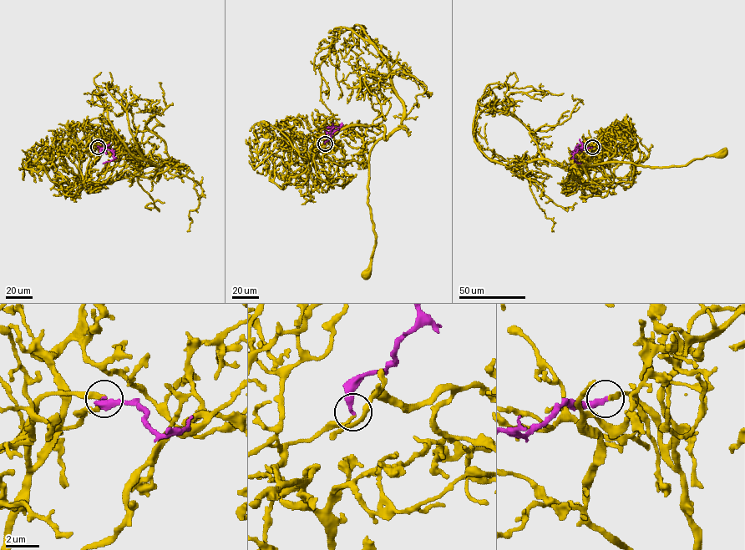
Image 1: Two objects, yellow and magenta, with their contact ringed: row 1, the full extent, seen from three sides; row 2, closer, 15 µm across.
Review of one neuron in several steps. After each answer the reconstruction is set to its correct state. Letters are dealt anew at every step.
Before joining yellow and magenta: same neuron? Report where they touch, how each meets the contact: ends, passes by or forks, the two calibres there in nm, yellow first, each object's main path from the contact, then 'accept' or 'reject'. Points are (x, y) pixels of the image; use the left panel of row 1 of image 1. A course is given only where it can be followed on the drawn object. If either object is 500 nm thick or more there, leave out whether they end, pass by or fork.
at (98, 147); yellow ends there; magenta ends there; 240 nm thick on the yellow side, 320 nm on the other; yellow runs (98, 147), (87, 167), (91, 183), (149, 165), (157, 180), (162, 165), (141, 167), (149, 161), (138, 152); magenta runs (98, 147), (107, 148), (114, 153), (113, 159), (103, 163); accept

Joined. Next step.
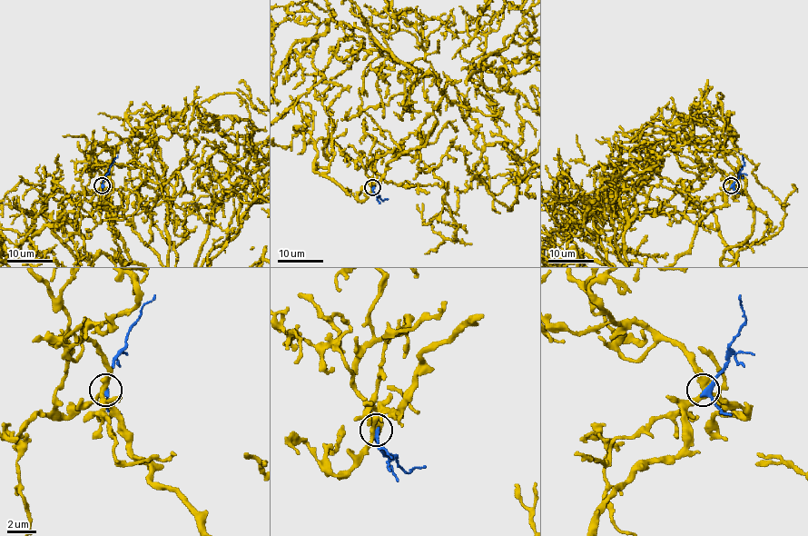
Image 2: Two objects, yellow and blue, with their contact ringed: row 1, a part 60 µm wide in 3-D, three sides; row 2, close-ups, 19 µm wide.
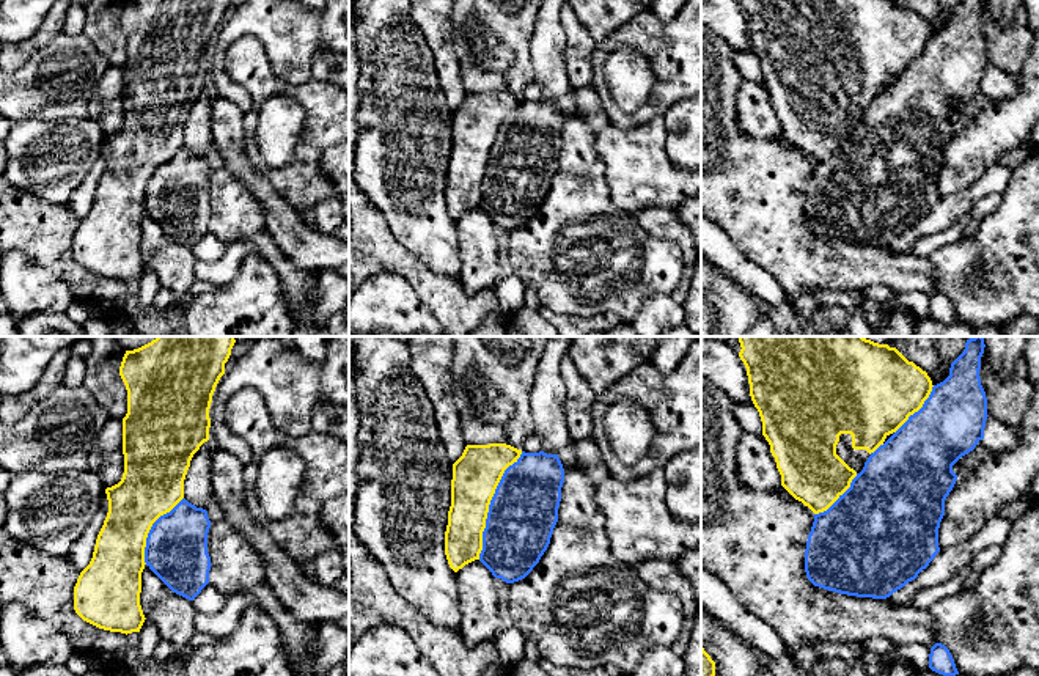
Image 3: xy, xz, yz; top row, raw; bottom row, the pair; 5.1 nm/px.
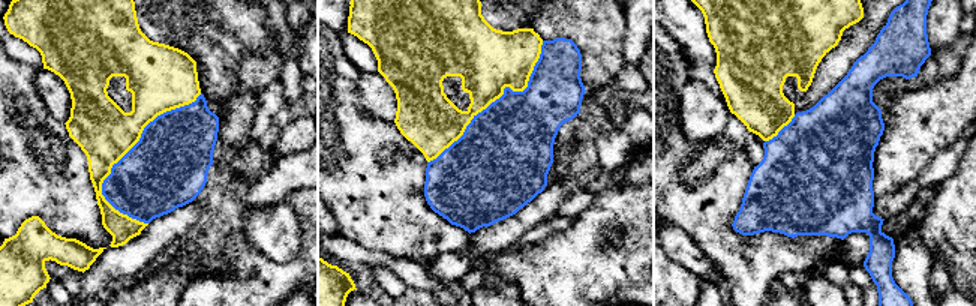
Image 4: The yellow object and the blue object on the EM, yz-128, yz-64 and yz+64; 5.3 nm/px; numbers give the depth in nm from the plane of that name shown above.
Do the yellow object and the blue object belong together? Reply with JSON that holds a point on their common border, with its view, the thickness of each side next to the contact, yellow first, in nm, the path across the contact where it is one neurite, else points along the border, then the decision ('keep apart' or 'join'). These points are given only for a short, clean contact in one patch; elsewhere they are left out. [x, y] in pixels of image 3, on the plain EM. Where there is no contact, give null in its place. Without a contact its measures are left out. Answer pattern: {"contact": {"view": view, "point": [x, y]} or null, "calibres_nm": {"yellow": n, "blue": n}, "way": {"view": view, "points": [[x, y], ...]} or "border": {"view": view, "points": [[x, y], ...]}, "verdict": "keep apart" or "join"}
{"contact": {"view": "xz", "point": [489, 151]}, "calibres_nm": {"yellow": 240, "blue": 360}, "verdict": "keep apart"}

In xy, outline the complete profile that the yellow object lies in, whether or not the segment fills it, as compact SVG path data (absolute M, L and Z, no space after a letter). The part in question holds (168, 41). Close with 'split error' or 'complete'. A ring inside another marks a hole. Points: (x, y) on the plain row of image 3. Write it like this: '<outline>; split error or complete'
M126 0L119 14L119 24L127 38L127 61L123 66L123 102L124 102L124 121L118 132L107 135L108 160L104 173L97 182L93 206L90 212L80 220L77 231L74 234L74 258L86 270L110 280L132 281L140 280L145 263L140 253L141 241L141 220L145 217L145 195L146 186L152 171L163 162L170 160L184 146L184 127L190 115L193 102L200 94L209 88L209 57L212 50L212 42L220 25L225 22L225 11L228 9L231 0Z; complete

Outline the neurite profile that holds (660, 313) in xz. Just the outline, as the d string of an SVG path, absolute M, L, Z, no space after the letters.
M662 294L643 303L630 327L638 336L663 336L681 324L685 324L684 307L671 296Z

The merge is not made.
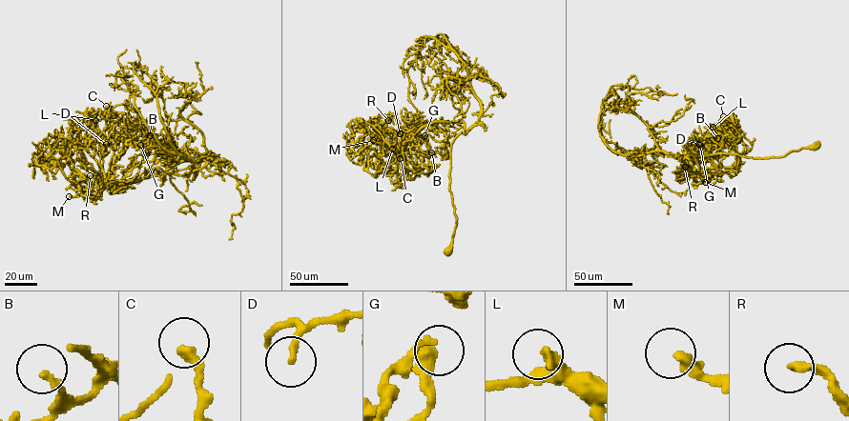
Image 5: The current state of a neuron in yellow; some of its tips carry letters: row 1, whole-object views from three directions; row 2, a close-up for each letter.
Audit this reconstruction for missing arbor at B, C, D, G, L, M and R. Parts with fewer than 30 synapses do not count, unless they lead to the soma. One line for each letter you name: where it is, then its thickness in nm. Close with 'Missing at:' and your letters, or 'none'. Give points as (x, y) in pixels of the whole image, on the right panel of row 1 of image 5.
Missing at: none

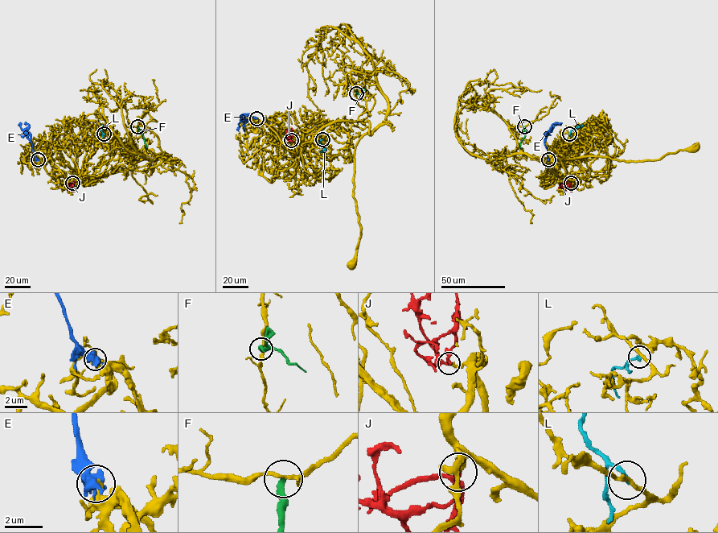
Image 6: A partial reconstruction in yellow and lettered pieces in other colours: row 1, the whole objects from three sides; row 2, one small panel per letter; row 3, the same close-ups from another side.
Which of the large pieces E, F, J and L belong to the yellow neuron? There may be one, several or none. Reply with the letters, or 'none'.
J

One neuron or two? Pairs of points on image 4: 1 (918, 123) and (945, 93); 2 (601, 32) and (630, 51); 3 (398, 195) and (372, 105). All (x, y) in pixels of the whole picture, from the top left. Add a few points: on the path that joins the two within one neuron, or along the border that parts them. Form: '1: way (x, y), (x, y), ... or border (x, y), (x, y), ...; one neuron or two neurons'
1: way (922, 116), (937, 101); one neuron
2: border (625, 15), (624, 65); two neurons
3: border (360, 87), (360, 107), (377, 119), (393, 122); two neurons

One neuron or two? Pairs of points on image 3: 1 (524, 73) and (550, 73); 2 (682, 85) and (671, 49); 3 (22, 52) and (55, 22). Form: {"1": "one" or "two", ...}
{"1": "two", "2": "one", "3": "one"}

